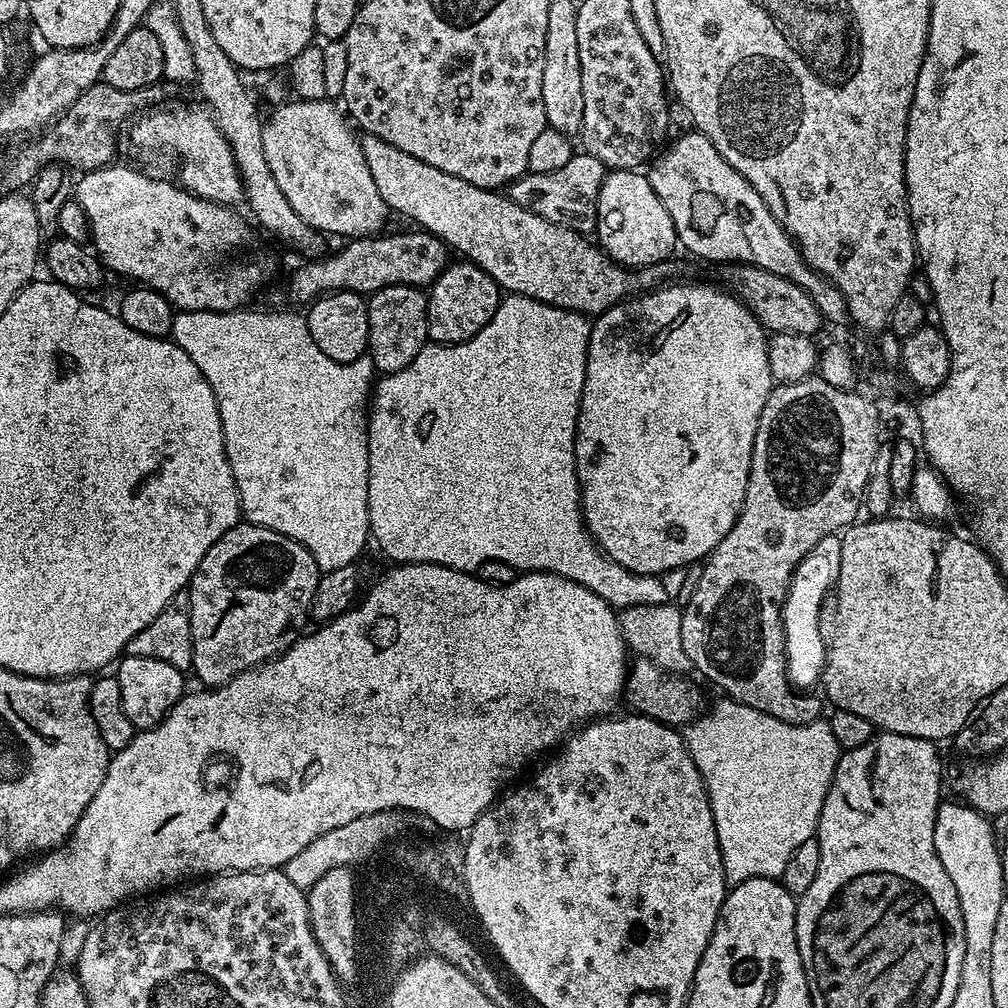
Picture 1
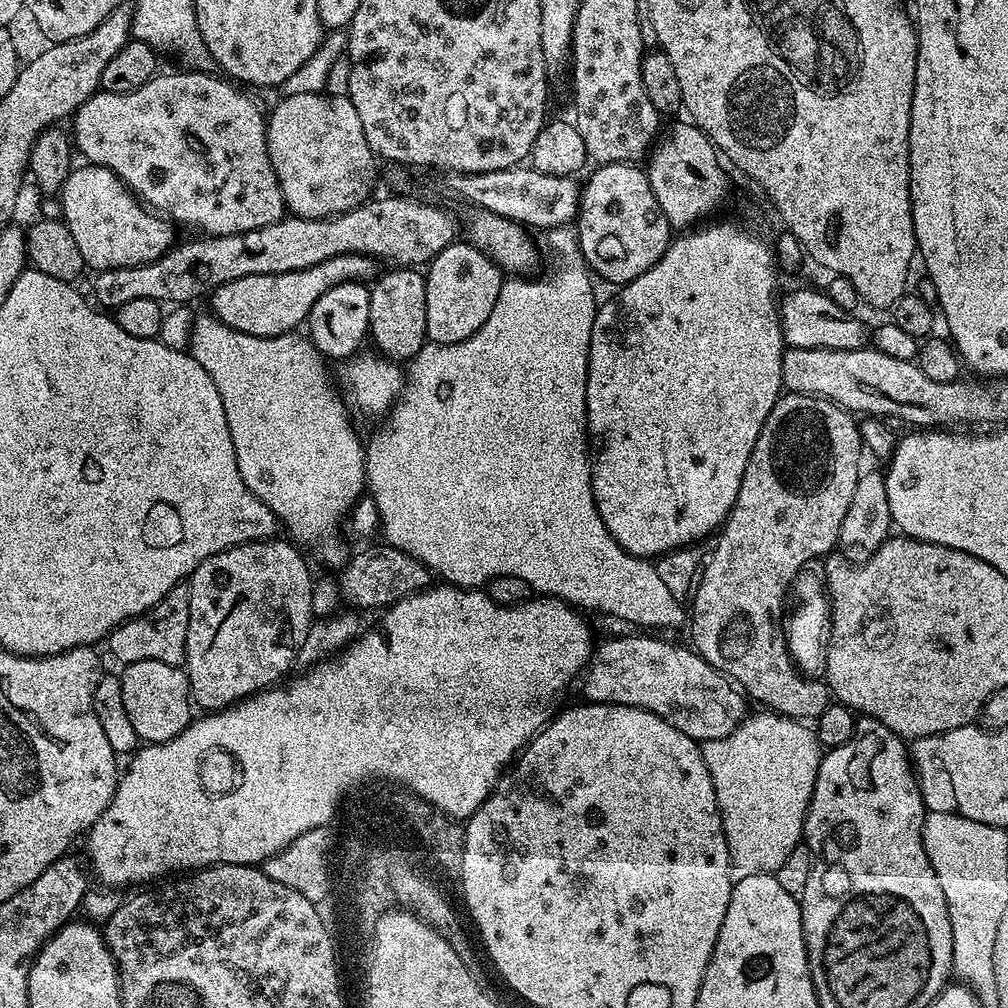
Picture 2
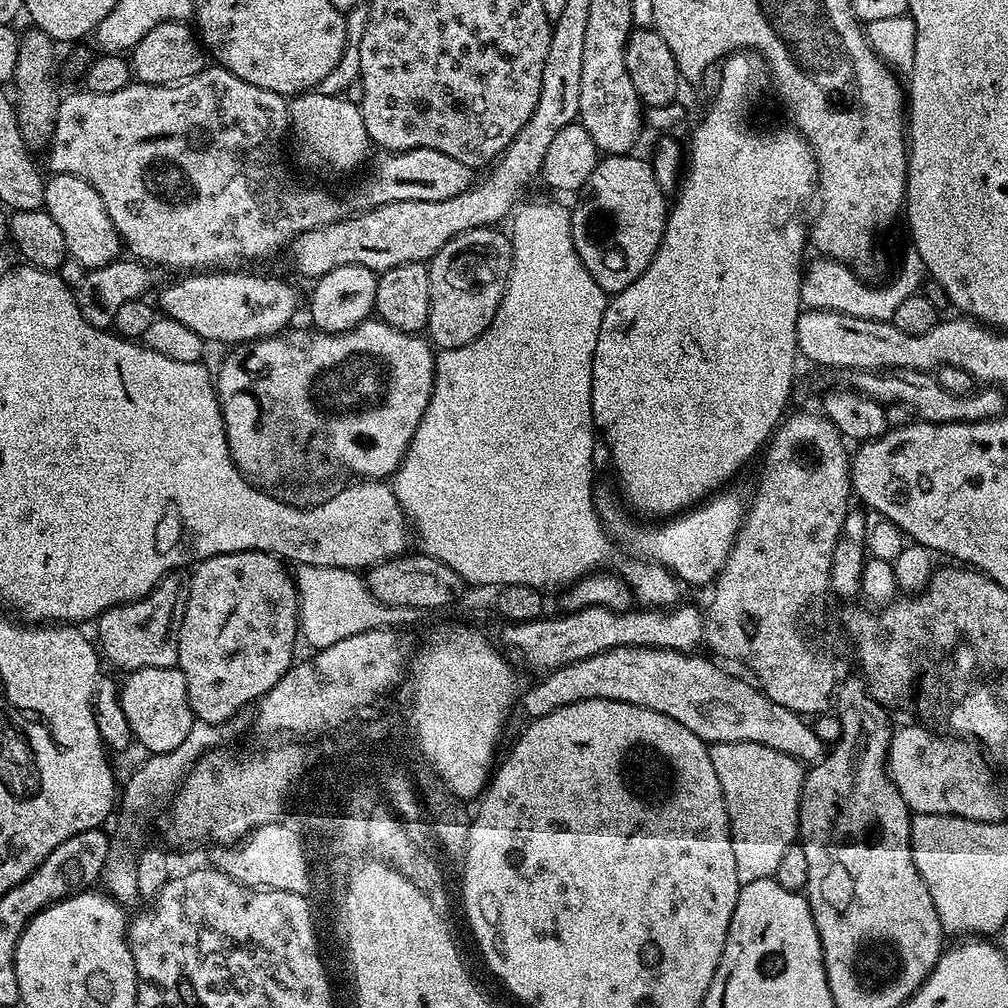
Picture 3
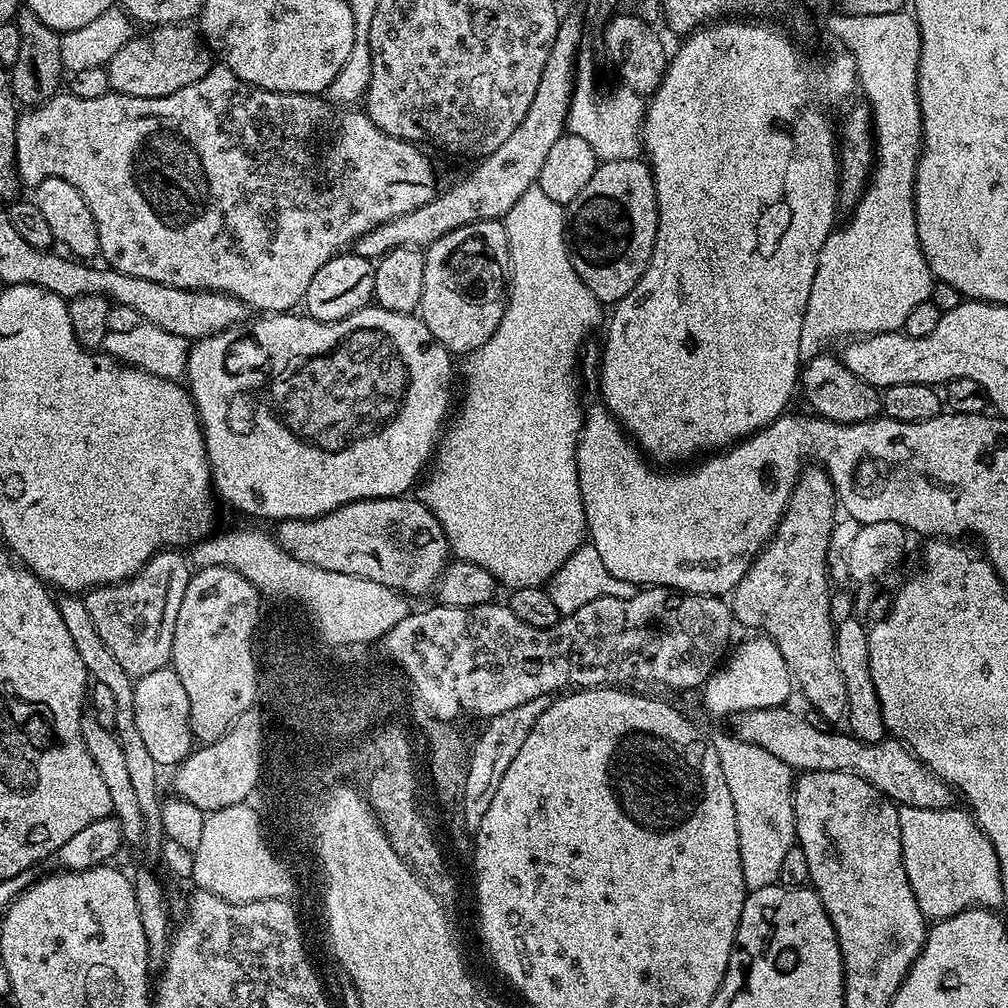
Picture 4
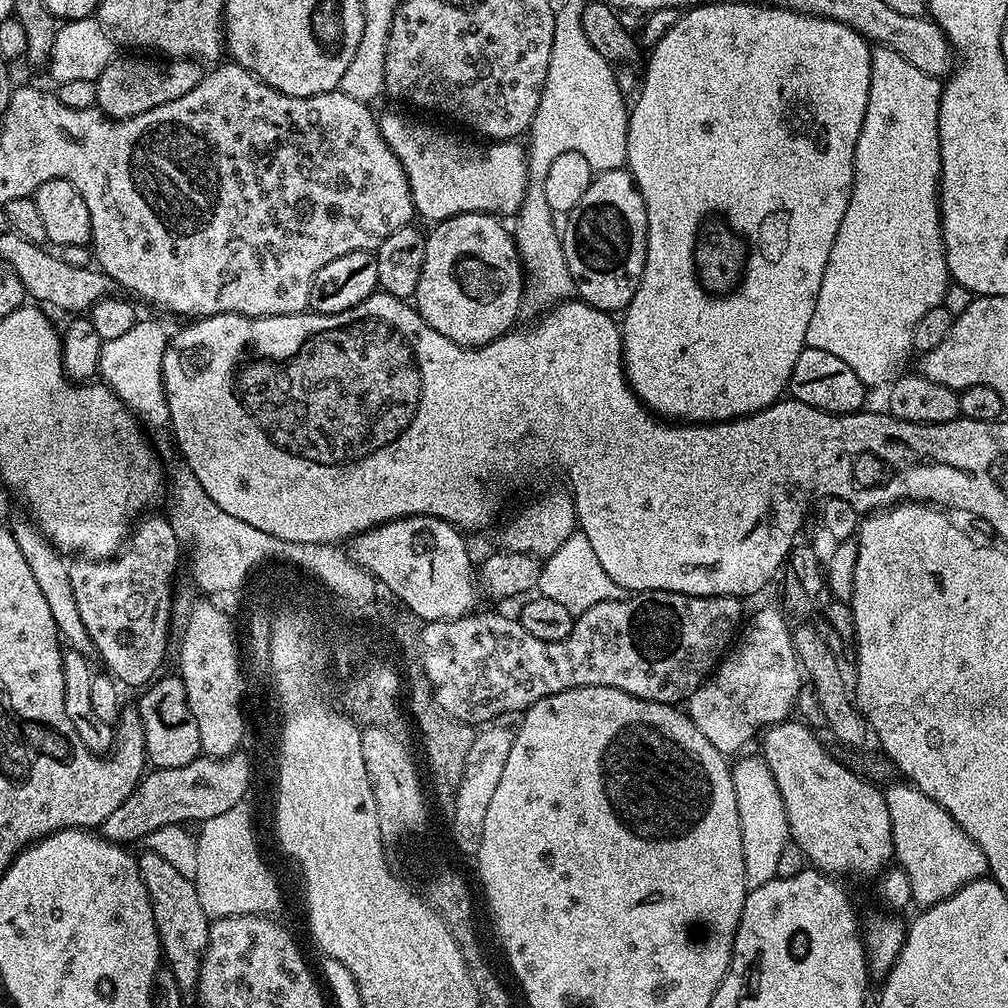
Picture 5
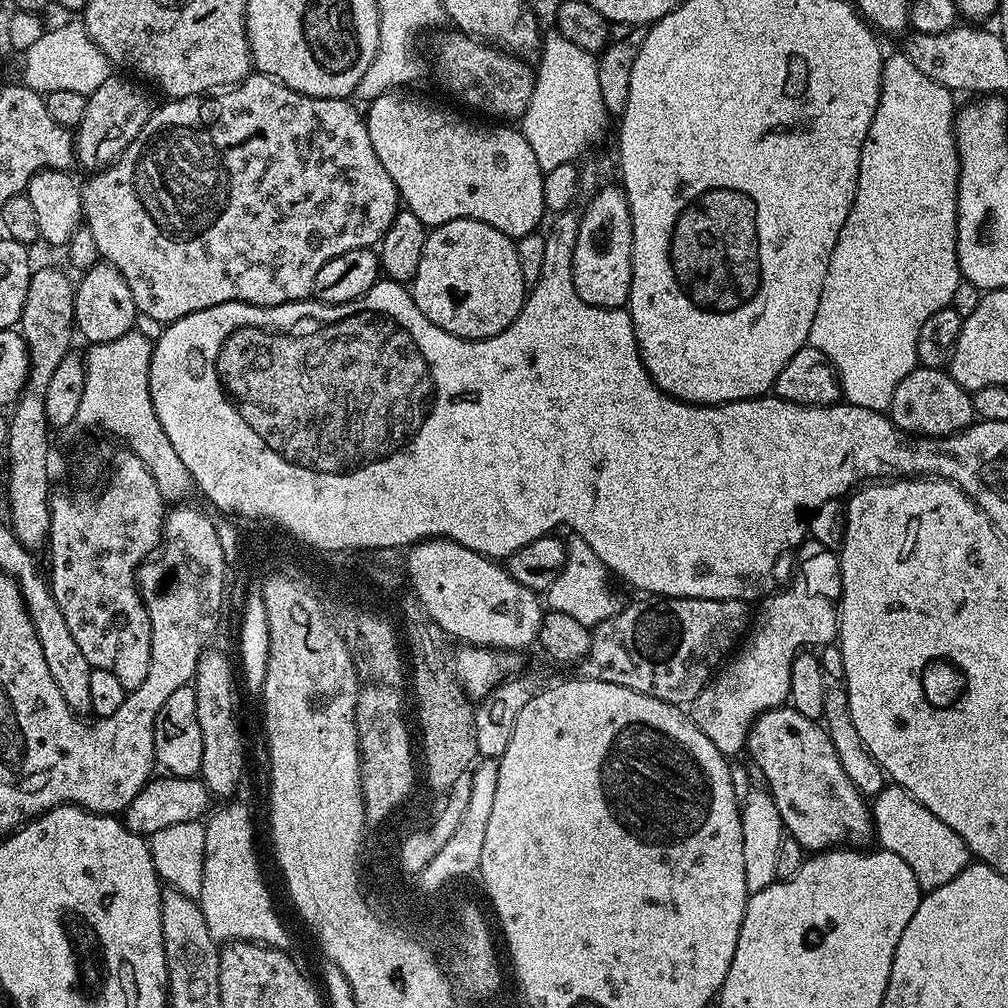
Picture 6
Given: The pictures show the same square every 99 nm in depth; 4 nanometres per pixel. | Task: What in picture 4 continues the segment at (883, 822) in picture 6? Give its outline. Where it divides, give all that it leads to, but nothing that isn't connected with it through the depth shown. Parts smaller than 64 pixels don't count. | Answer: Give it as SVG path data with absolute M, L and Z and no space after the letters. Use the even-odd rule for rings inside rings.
M907 806L900 808L900 829L902 830L902 854L904 855L904 865L906 866L906 874L908 875L908 881L914 891L916 891L917 897L921 908L924 910L925 917L928 918L947 918L949 916L957 916L960 912L967 912L969 908L982 908L985 910L999 909L999 904L1006 899L1006 893L1003 890L1003 878L1002 873L1002 857L997 852L995 846L992 844L992 839L988 836L988 833L976 823L975 819L967 811L964 812L960 808L955 806L949 806L947 808L910 808Z

